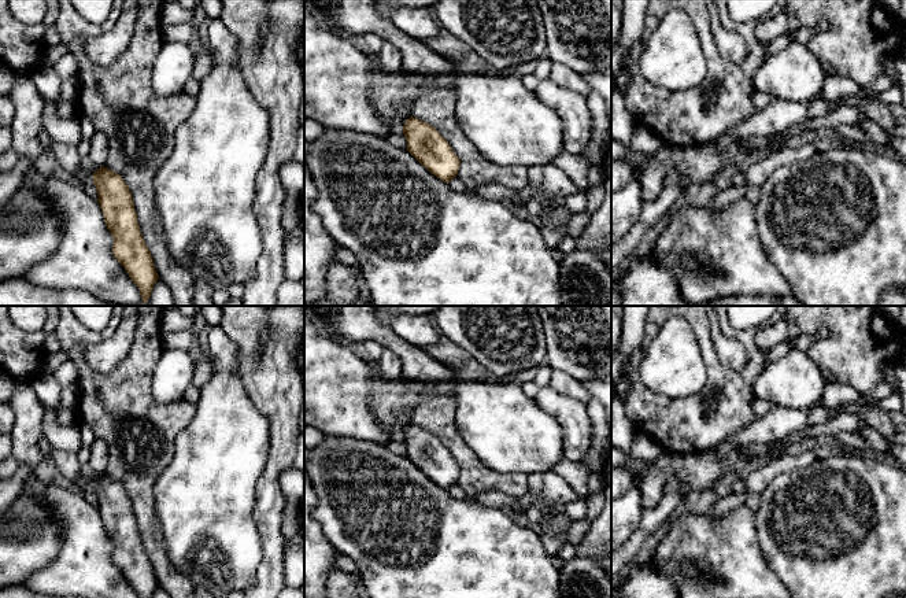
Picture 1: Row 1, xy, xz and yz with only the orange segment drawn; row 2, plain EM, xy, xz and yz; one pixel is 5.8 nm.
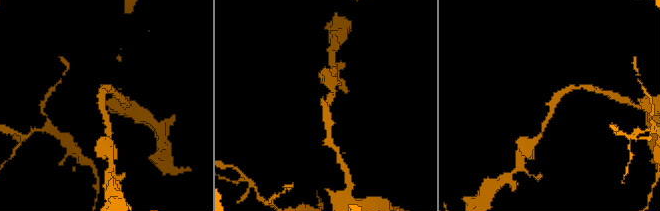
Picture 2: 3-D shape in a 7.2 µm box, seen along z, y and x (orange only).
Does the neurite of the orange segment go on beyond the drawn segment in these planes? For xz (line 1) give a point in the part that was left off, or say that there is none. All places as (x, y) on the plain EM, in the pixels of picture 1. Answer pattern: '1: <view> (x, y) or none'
1: none

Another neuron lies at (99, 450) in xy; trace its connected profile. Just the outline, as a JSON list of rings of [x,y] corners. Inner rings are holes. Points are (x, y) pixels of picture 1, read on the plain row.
[[[96,439],[90,446],[89,465],[97,476],[104,473],[108,465],[108,446],[104,440]]]

